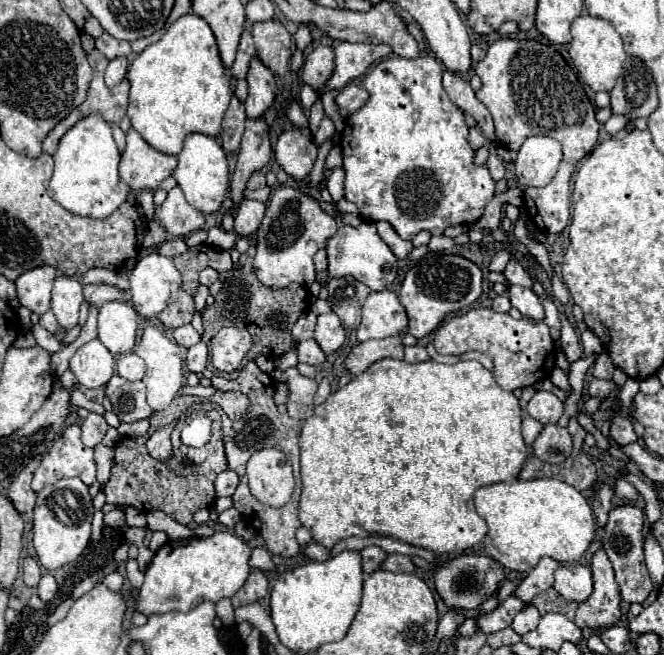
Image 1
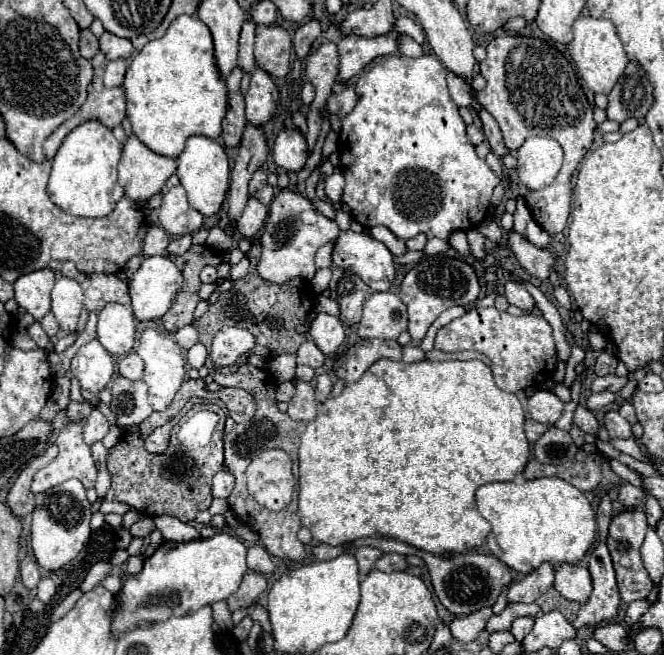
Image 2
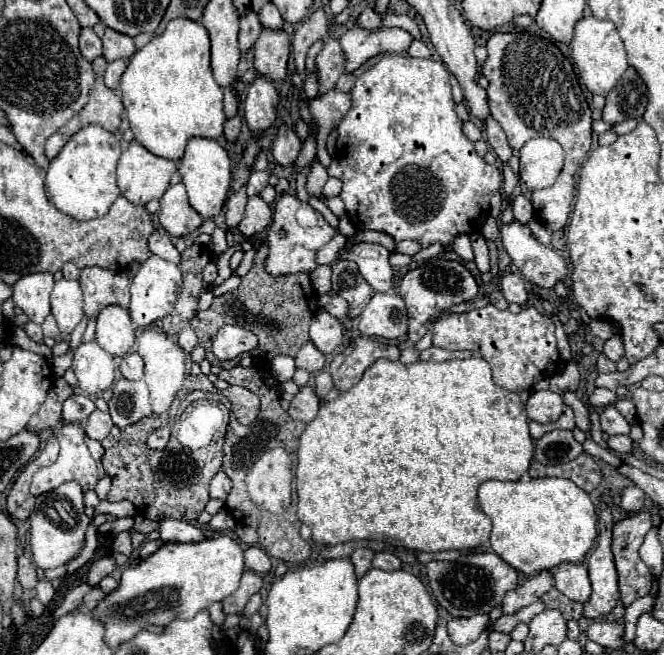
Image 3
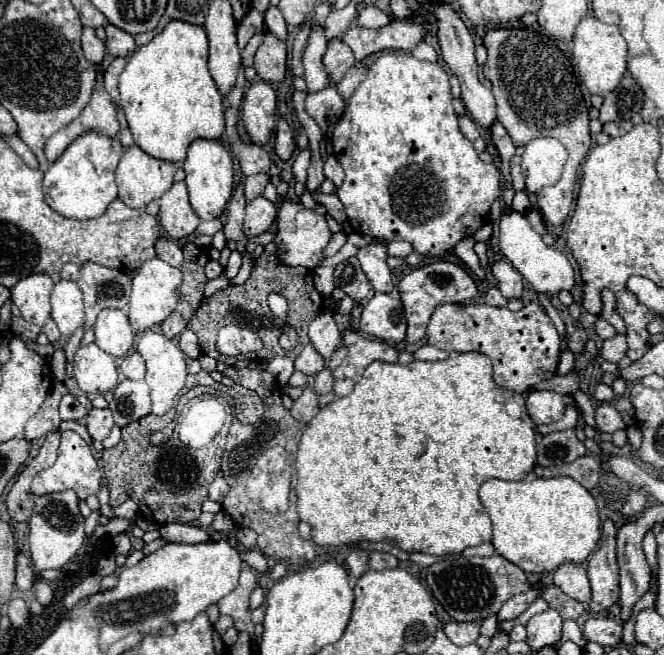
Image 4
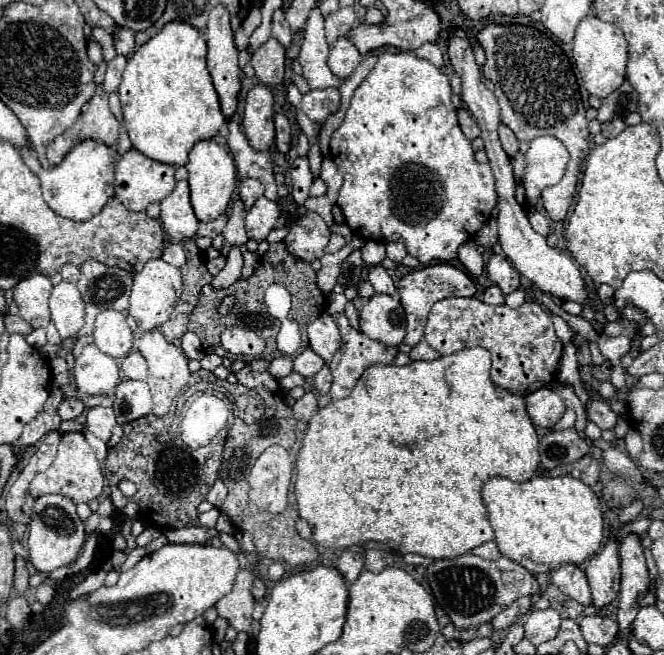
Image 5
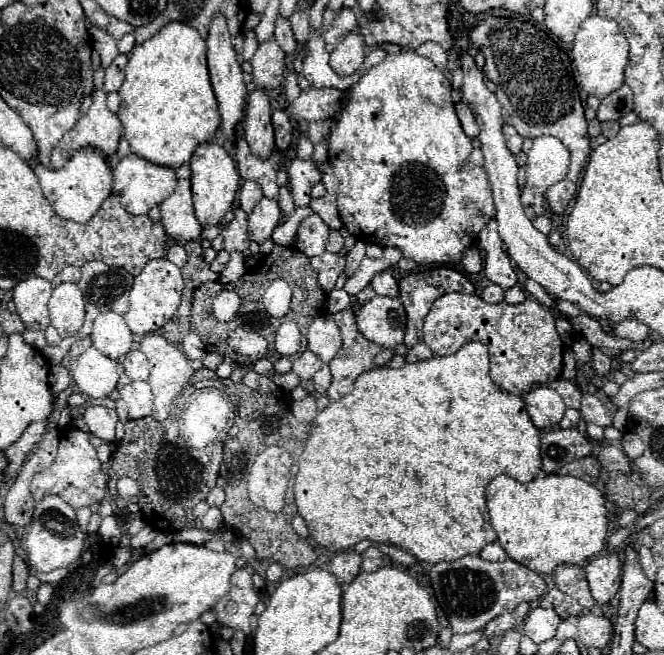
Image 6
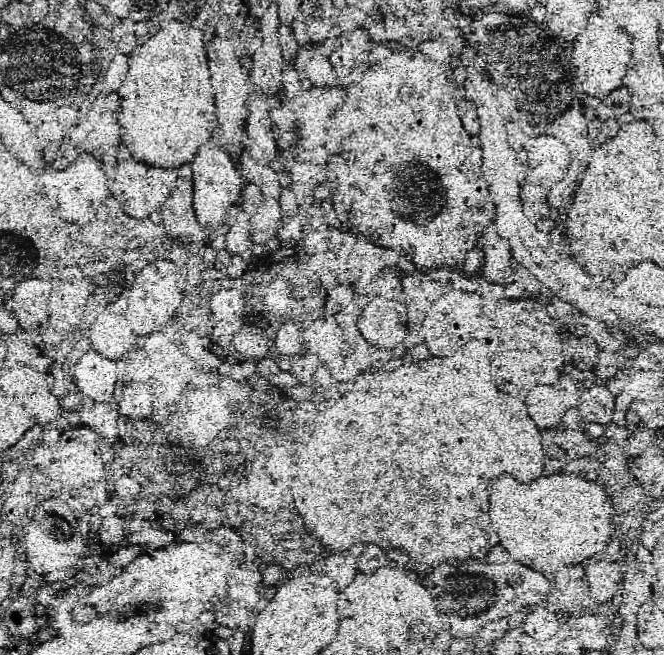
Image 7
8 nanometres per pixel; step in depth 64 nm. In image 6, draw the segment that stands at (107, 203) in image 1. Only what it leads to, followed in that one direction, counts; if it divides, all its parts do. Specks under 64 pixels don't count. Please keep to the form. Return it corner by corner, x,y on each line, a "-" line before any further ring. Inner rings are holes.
82,148
60,170
36,172
36,176
42,186
42,194
52,204
54,212
60,218
74,222
88,222
98,212
104,198
110,196
114,184
112,166
108,164
108,158
96,148

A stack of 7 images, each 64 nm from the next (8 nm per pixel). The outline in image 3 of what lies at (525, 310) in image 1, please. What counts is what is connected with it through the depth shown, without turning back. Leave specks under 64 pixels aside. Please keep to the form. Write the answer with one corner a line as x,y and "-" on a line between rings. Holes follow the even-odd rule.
502,272
500,274
500,290
508,302
526,304
528,294
524,288
524,278
518,272

